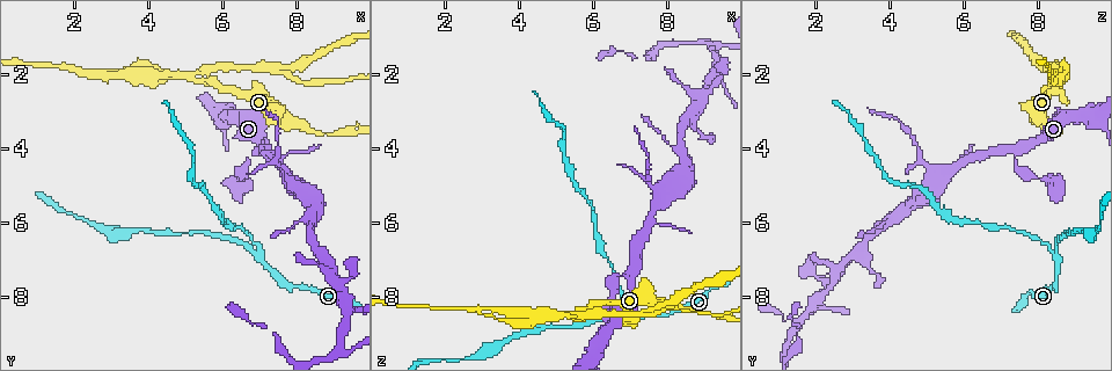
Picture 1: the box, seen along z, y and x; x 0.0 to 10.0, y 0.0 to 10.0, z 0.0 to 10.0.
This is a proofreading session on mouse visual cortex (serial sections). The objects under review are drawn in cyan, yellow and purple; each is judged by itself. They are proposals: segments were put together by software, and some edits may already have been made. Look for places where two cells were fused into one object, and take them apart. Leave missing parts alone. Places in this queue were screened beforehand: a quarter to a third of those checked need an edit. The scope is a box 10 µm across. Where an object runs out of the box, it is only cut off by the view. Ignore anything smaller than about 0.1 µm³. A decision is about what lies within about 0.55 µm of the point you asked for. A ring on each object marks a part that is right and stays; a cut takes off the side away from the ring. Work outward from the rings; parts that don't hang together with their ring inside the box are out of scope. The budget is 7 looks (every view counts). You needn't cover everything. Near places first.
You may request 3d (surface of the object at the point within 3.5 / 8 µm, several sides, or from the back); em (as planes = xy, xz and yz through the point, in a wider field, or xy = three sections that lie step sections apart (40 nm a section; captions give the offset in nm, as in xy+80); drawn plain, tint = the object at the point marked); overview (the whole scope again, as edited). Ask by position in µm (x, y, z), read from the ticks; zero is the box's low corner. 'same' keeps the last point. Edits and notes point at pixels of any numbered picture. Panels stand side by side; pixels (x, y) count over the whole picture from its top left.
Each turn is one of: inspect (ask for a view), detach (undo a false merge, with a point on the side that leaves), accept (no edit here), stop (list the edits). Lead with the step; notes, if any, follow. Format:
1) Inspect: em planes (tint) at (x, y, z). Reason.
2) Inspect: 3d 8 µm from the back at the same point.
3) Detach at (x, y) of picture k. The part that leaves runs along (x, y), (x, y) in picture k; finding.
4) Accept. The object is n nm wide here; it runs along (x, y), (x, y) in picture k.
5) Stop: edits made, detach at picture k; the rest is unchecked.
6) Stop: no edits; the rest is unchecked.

Inspect: 3d 8 µm at (7.05, 7.00, 8.50). Three-way junction.

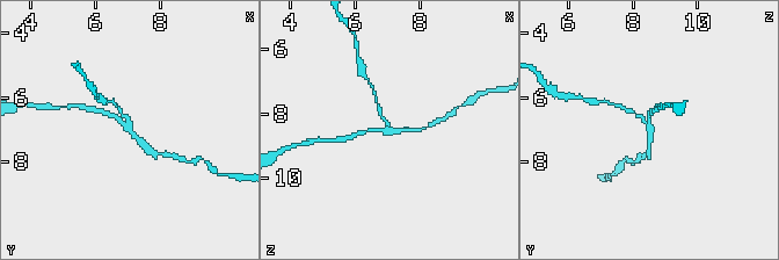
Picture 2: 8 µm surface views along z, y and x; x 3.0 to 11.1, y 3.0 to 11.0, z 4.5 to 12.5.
Inspect: 3d 3.5 µm at the same point.

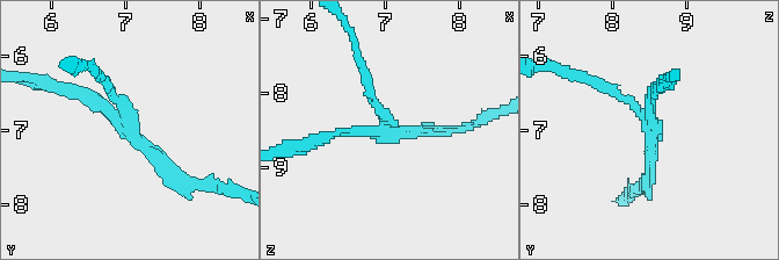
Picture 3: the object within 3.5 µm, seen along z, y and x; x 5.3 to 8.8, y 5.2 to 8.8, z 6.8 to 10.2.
Detach at (611, 87) of picture 3. 3 arms meet here; the part that leaves runs along (640, 110), (592, 78), (551, 64) in picture 3; a second cell is stuck on.

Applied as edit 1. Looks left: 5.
Inspect: 3d 8 µm at (6.50, 4.80, 8.00). Thin neck.

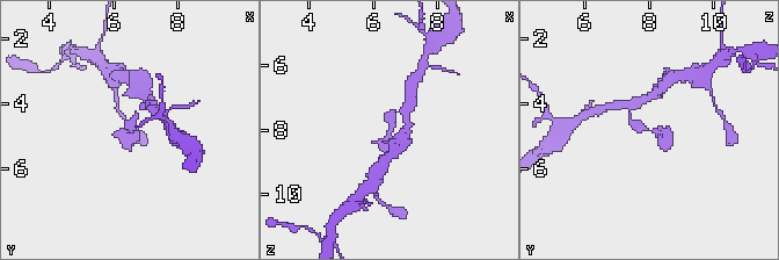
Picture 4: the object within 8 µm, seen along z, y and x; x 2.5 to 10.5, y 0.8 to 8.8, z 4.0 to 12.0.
Inspect: 3d 3.5 µm at the same point. Zoom in.

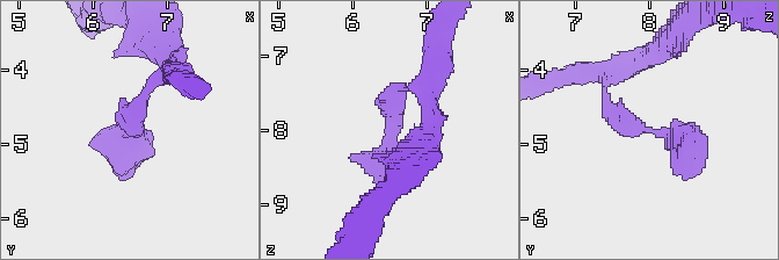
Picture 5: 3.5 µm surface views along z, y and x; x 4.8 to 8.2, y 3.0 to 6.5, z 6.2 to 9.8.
Inspect: em planes (tint) at (6.55, 4.80, 8.05). Shape alone is not enough.

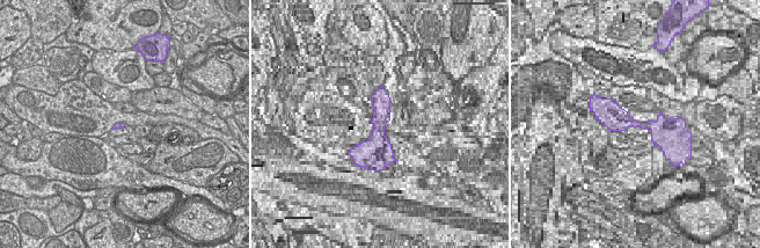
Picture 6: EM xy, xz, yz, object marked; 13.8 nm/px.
Accept. It runs along (154, 81), (133, 114), (119, 178) in picture 5; all the same cell.

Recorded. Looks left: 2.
Inspect: 3d 3.5 µm at (9.20, 9.40, 1.25). Arms part here.

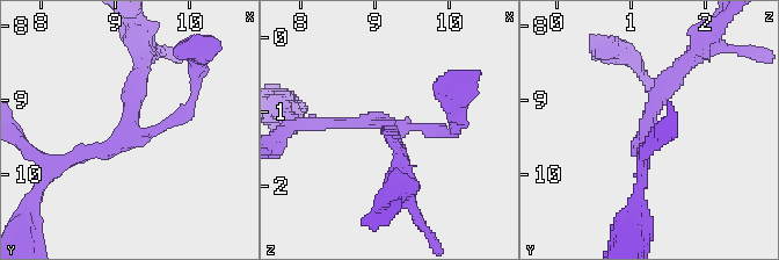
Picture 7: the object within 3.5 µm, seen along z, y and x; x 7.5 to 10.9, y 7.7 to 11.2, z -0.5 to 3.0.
Inspect: em planes (tint) at (9.20, 9.40, 1.20).

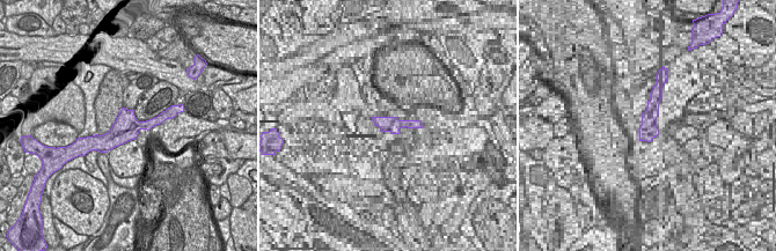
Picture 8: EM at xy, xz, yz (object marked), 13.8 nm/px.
Accept. It runs along (165, 115), (112, 139), (96, 139) in picture 8; all the same cell.

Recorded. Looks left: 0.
Stop: edits made, detach at picture 3; the rest is unchecked.

